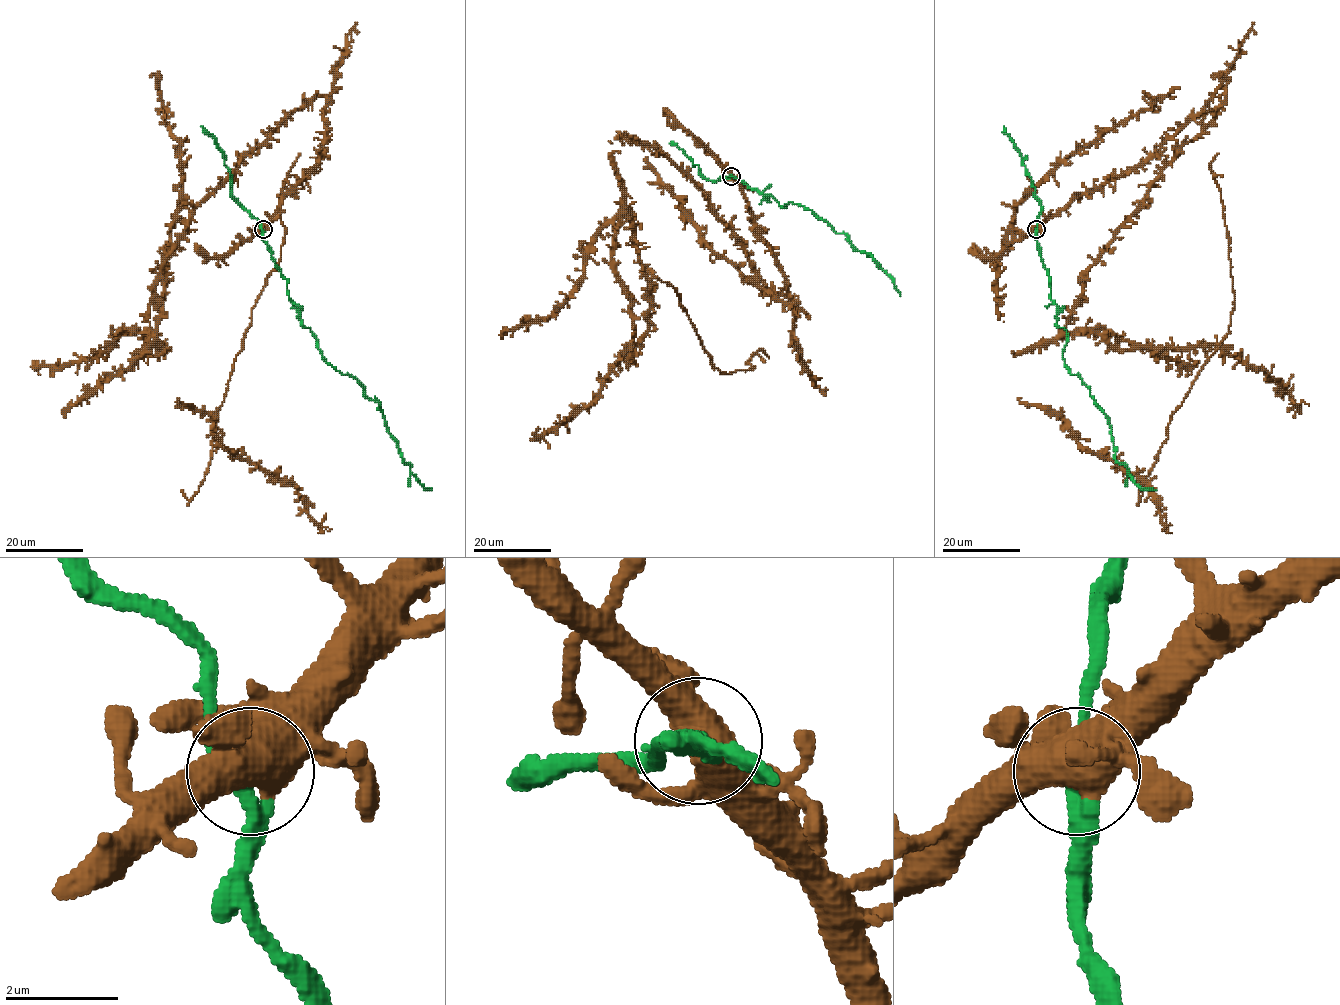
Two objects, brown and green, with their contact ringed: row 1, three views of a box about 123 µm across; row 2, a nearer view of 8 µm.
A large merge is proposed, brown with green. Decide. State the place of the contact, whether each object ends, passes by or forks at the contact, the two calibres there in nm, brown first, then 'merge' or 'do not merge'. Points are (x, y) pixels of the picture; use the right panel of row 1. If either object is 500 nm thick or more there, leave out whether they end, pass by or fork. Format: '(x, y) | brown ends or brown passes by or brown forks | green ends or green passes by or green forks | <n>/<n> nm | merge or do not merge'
(1036, 229) | 550/300 nm | do not merge

